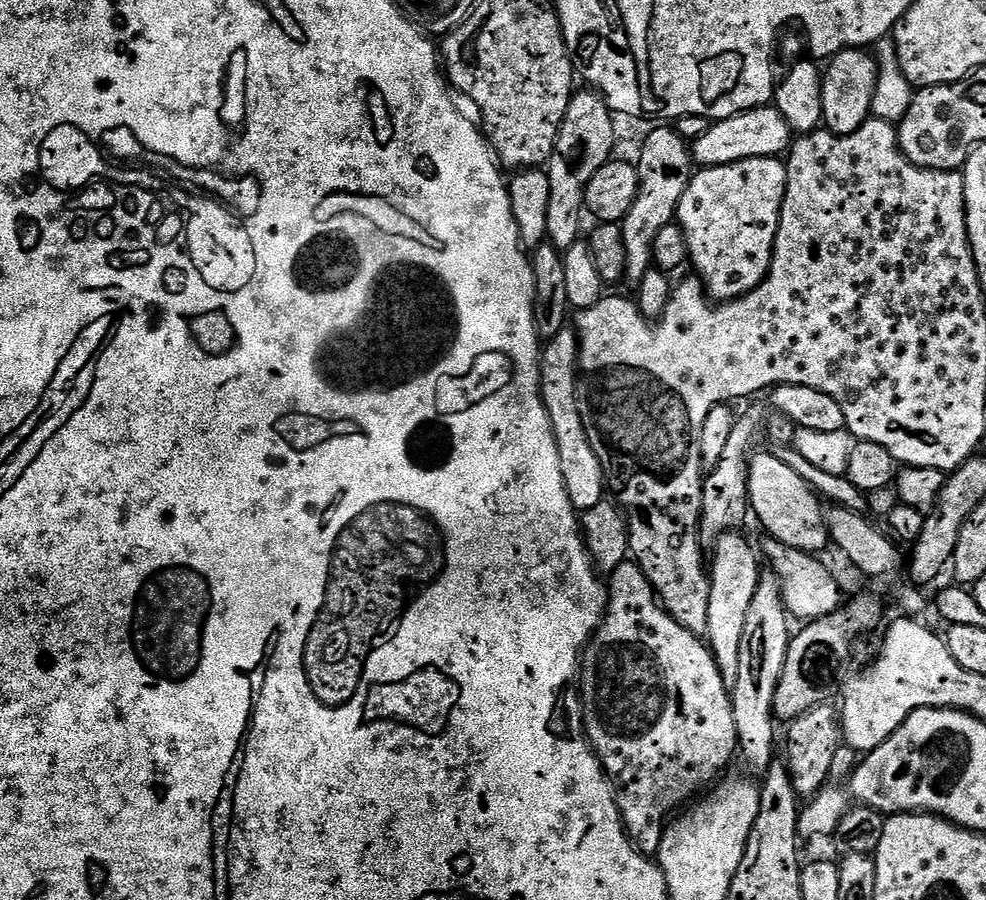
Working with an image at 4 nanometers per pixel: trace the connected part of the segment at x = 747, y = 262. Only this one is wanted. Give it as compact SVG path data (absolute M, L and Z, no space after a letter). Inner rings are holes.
M774 156L746 158L726 166L701 167L686 186L676 210L675 223L684 232L688 247L688 260L693 264L695 275L704 284L704 291L713 301L727 302L753 292L772 265L772 251L776 231L780 228L780 207L784 201L788 169L783 159Z

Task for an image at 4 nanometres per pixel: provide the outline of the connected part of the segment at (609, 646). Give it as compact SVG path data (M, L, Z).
M625 562L619 564L610 573L609 580L612 581L607 581L606 584L608 611L604 613L604 619L600 621L600 625L592 633L592 639L588 641L582 653L582 663L578 673L578 695L584 713L584 734L592 746L592 751L596 753L596 757L603 764L604 773L611 780L613 788L616 789L616 805L624 823L624 831L628 833L630 842L639 852L643 852L645 856L652 858L659 853L660 843L664 837L664 829L669 823L670 817L677 811L675 808L679 804L685 803L684 805L687 805L693 797L703 793L721 775L719 772L731 762L732 756L734 760L737 755L738 745L736 742L736 727L734 726L734 710L732 709L730 690L724 684L722 674L716 665L716 659L712 657L712 651L708 649L707 643L690 630L686 630L686 626L679 624L664 609L659 596L654 590L654 586L646 578L644 571L634 562Z

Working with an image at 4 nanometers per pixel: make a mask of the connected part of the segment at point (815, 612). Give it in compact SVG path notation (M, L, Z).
M765 535L764 541L758 544L758 552L770 567L771 575L777 576L780 579L780 589L782 590L782 598L784 599L784 608L788 611L789 617L793 621L807 622L810 620L818 620L823 616L829 616L832 612L836 612L842 606L840 600L840 584L832 577L832 572L826 565L820 561L819 555L811 552L803 552L798 550L792 544L783 544L778 542L773 536Z

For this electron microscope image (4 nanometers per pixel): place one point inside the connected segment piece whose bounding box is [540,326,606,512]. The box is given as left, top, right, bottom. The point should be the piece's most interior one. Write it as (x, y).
(581, 470)

